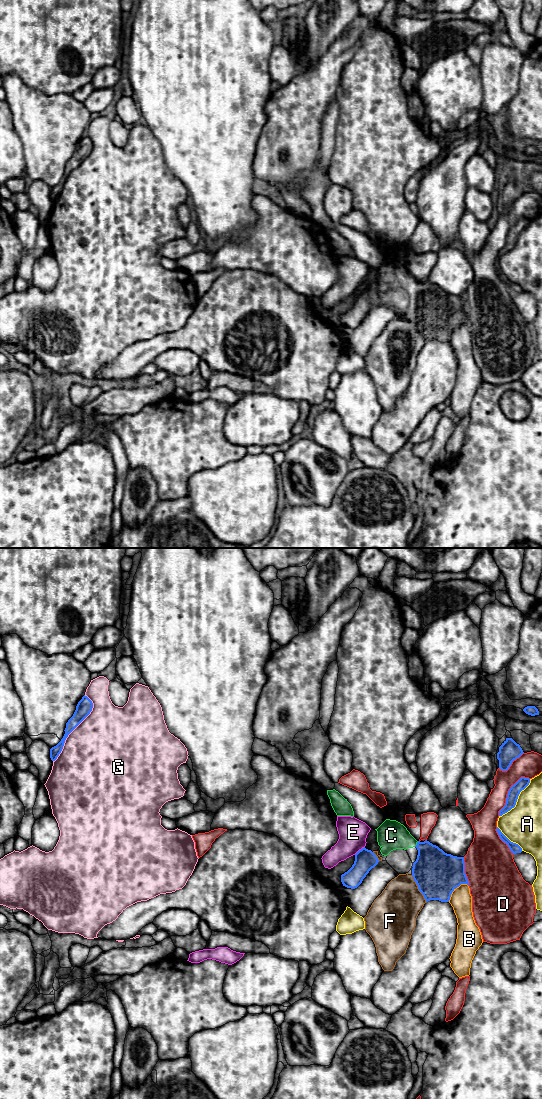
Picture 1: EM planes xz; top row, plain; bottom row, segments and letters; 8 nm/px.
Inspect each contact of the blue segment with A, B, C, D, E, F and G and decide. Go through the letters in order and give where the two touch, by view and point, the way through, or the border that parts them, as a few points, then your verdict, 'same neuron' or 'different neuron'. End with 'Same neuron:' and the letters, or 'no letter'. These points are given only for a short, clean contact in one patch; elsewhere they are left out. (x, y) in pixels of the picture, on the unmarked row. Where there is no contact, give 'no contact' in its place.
A: meets blue in xz at (516, 240); different neuron
B: meets blue in xz at (455, 328); different neuron
C: meets blue in xz at (417, 284); same neuron
D: meets blue in xz at (508, 232); different neuron
E: meets blue in xz at (359, 290); different neuron
F: meets blue in xz at (418, 328); different neuron
G: meets blue in xz at (75, 167); different neuron
Same neuron: C

